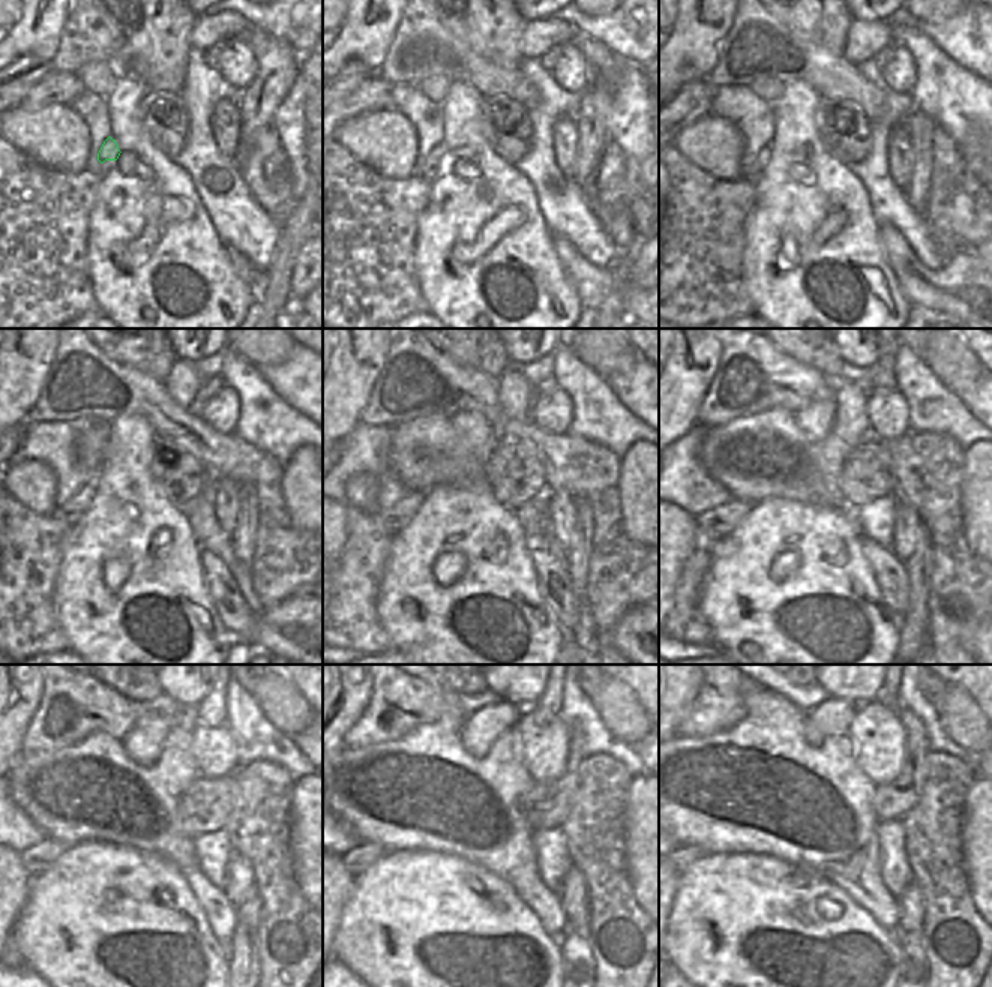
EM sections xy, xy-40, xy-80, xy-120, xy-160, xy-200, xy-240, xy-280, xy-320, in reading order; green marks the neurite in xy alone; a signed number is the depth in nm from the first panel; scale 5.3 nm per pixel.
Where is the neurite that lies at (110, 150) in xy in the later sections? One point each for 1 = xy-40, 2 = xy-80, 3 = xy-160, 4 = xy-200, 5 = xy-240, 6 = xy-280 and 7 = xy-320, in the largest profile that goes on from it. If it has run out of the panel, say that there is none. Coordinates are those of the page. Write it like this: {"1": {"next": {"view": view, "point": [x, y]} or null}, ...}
{"1": {"next": {"view": "xy-40", "point": [432, 159]}}, "2": {"next": {"view": "xy-80", "point": [754, 170]}}, "3": {"next": {"view": "xy-160", "point": [396, 516]}}, "4": {"next": {"view": "xy-200", "point": [721, 521]}}, "5": {"next": {"view": "xy-240", "point": [38, 858]}}, "6": {"next": {"view": "xy-280", "point": [359, 858]}}, "7": {"next": {"view": "xy-320", "point": [689, 855]}}}

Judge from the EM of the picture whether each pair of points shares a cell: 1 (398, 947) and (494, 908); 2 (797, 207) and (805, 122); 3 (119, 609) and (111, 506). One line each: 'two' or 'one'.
1: one
2: one
3: one

